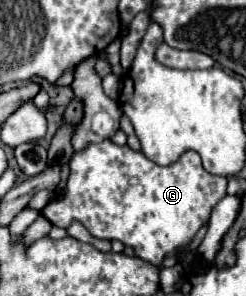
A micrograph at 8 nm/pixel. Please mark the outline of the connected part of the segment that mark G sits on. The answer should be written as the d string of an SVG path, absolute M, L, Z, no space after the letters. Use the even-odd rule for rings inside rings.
M103 140L99 144L87 146L83 152L73 154L71 174L63 188L63 196L53 198L41 210L41 216L61 228L69 228L73 222L81 222L91 236L103 240L119 240L125 246L133 246L139 258L161 266L165 256L177 256L209 222L213 206L225 196L225 188L227 178L209 174L201 166L201 156L195 150L183 152L183 156L169 166L159 166L151 162L141 150L137 152L129 146L117 146L111 140Z

